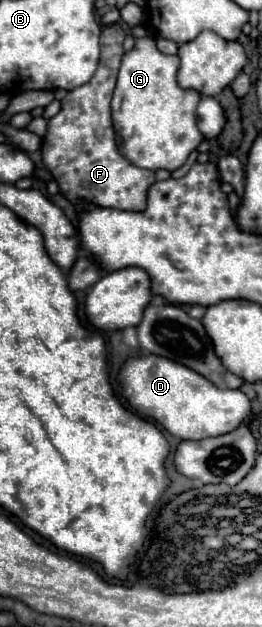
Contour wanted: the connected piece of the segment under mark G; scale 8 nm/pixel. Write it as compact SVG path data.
M136 39L132 51L122 55L118 81L112 97L112 125L118 135L120 153L136 167L174 171L184 165L188 155L204 139L196 127L196 105L200 93L180 89L176 73L180 69L178 55L164 55L156 47L156 39Z

